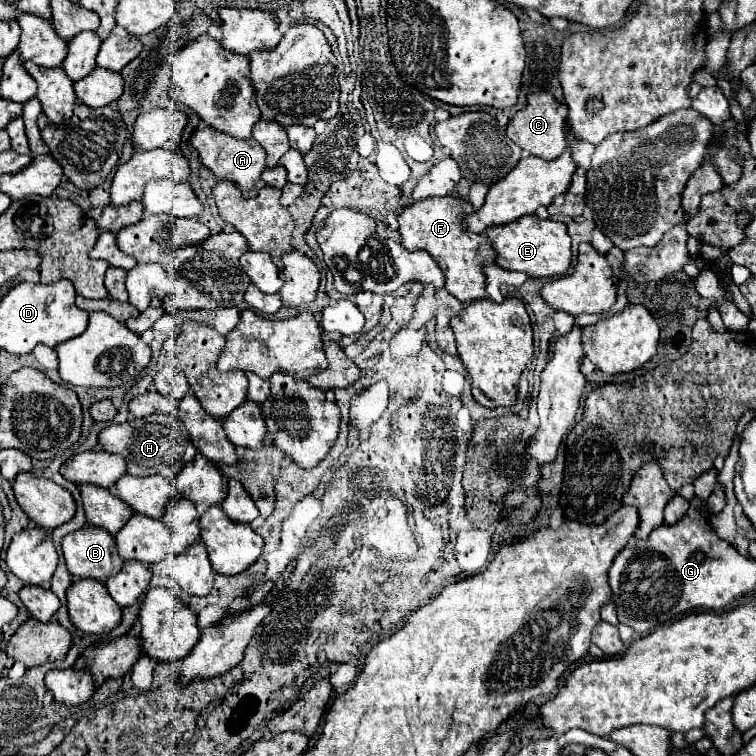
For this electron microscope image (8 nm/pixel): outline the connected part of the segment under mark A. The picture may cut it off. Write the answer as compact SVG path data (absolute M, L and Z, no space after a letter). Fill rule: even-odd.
M206 126L206 128L194 130L190 144L200 154L202 164L208 166L216 174L216 180L222 180L222 178L232 180L234 184L238 184L244 198L254 198L266 184L274 186L274 188L282 188L286 184L286 170L280 164L264 170L266 168L266 154L264 154L264 148L254 138L236 140L236 138L224 134L224 132L218 132L218 130Z

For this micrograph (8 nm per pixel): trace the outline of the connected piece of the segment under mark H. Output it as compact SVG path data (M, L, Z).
M150 414L148 418L134 418L124 424L110 424L100 432L98 438L100 446L106 452L116 452L126 458L128 474L132 476L160 474L166 472L174 462L180 462L178 466L184 466L196 454L196 448L188 438L188 430L184 430L184 422L170 414Z

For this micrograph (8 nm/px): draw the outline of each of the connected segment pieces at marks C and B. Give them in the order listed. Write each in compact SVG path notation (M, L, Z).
M548 92L528 94L528 104L524 110L516 112L516 116L510 120L506 128L508 138L518 144L522 150L526 150L532 156L538 156L542 160L554 160L568 148L568 134L566 124L558 114L558 102Z
M90 524L62 538L62 554L72 576L96 578L100 582L118 574L124 564L116 554L114 536Z

